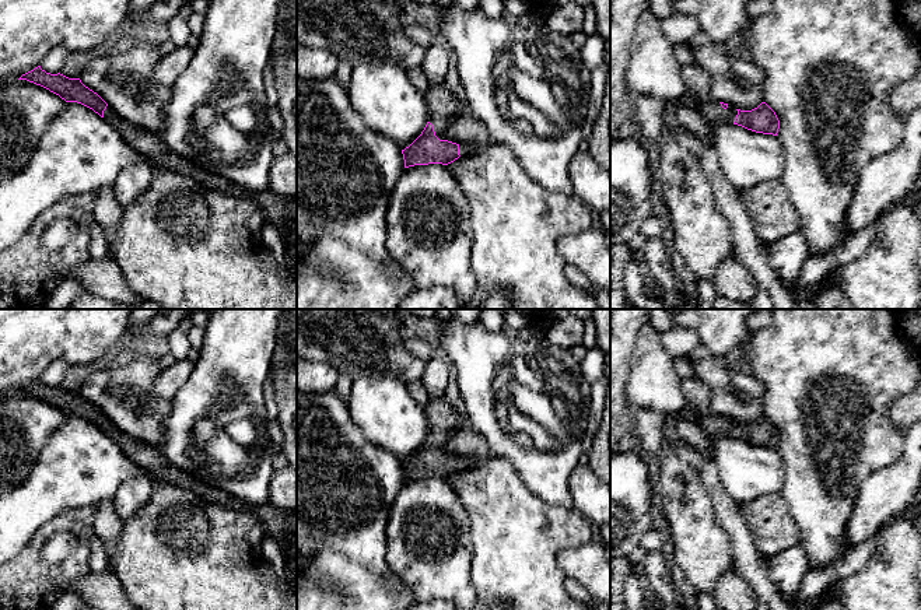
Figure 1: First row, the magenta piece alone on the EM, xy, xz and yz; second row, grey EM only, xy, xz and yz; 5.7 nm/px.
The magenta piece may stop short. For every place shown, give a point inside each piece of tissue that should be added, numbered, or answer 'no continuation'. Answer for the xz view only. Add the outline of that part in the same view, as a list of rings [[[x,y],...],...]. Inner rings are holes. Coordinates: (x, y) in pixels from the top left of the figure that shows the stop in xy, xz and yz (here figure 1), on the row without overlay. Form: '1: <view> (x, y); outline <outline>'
1: xz (443, 420); outline [[[444,397],[430,399],[424,406],[424,414],[428,424],[428,435],[433,438],[435,449],[440,453],[447,453],[447,441],[466,421],[466,417],[455,411]]]

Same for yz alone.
1: yz (713, 427); outline [[[708,413],[700,418],[698,427],[701,428],[707,441],[733,437],[738,424],[728,418],[726,423],[719,416]]]

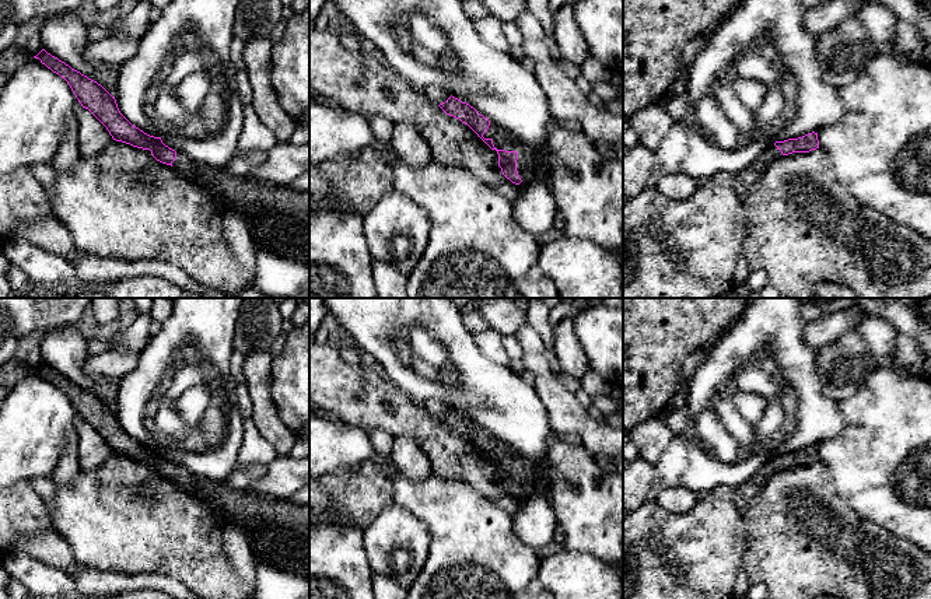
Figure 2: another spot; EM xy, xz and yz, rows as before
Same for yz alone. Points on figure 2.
1: yz (744, 494); outline [[[771,458],[759,469],[757,473],[753,474],[749,481],[738,486],[734,490],[735,502],[741,514],[746,512],[750,501],[764,487],[769,479],[781,470],[781,465],[774,458]]]

